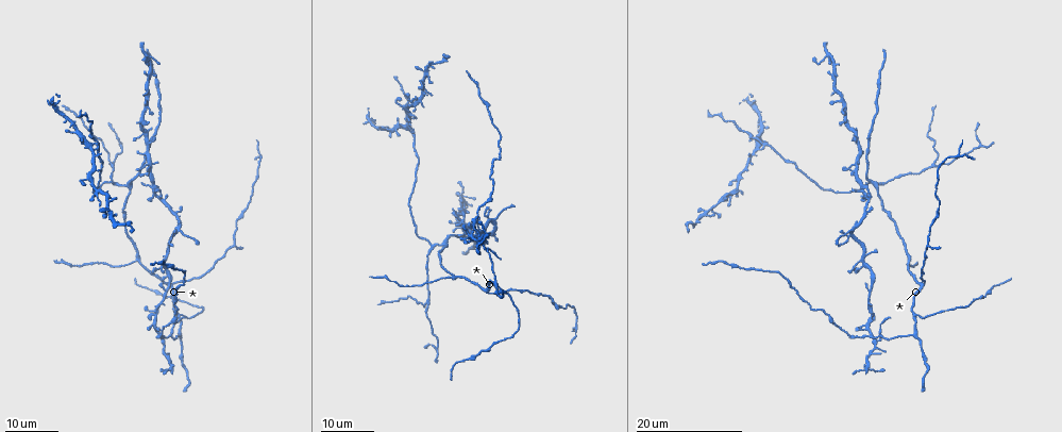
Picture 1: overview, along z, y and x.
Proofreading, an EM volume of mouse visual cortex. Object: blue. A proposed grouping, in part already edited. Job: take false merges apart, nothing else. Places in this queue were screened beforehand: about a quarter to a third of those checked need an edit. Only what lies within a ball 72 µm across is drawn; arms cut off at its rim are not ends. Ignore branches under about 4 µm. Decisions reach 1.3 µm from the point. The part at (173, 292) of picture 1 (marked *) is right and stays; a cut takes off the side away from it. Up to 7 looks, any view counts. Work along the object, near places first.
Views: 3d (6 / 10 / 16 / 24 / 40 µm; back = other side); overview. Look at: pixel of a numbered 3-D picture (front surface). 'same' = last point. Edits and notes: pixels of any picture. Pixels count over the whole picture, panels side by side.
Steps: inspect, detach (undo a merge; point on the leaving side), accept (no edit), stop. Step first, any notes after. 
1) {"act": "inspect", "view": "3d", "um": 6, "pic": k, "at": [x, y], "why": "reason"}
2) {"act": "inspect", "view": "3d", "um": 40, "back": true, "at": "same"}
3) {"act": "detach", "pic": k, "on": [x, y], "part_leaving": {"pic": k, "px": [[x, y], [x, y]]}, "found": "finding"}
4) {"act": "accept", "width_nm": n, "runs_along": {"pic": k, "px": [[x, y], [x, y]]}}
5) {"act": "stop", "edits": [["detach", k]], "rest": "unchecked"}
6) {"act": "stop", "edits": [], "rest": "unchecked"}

{"act": "inspect", "view": "3d", "um": 24, "pic": 1, "at": [870, 336], "why": "looks like a crossing"}

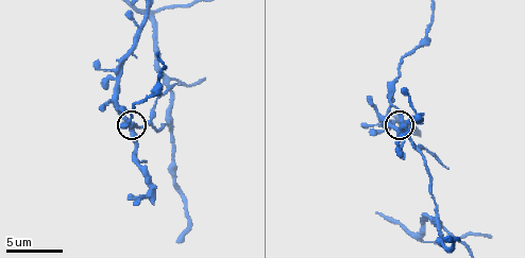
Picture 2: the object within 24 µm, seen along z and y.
{"act": "inspect", "view": "3d", "um": 10, "pic": 2, "at": [396, 128]}

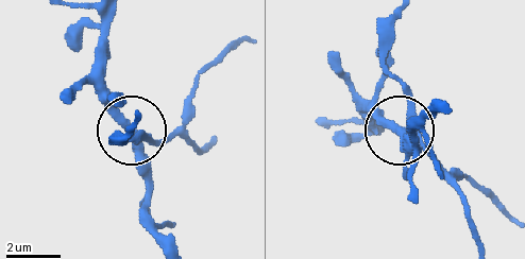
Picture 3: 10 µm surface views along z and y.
{"act": "accept", "width_nm": 320, "found": "continuous, no second cell"}

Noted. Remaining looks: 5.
{"act": "inspect", "view": "3d", "um": 16, "pic": 2, "at": [167, 81], "why": "three arms meet"}

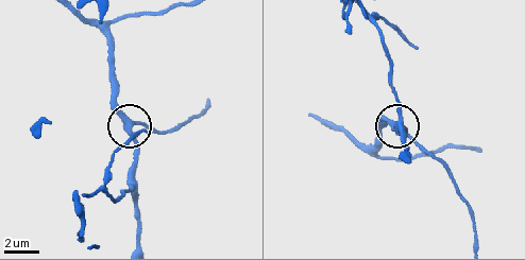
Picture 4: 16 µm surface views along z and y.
{"act": "accept", "arms": 3, "found": "all the same cell"}

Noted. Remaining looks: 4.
{"act": "inspect", "view": "3d", "um": 10, "pic": 2, "at": [416, 237]}

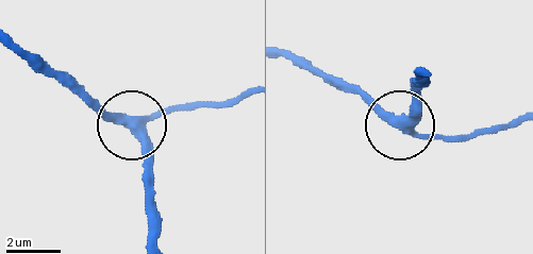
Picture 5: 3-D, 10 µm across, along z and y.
{"act": "inspect", "view": "3d", "um": 6, "pic": 5, "at": [399, 121], "why": "closer look"}

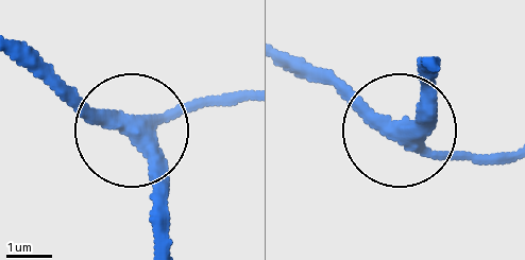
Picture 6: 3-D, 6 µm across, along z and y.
{"act": "accept", "arms": 3, "runs_along": {"pic": 6, "px": [[432, 82], [408, 135], [454, 158], [511, 158]]}, "found": "one cell here"}

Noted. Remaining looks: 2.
{"act": "inspect", "view": "3d", "um": 16, "pic": 1, "at": [763, 143]}

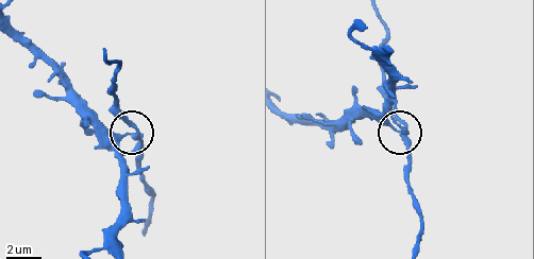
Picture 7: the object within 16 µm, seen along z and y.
{"act": "inspect", "view": "3d", "um": 6, "pic": 7, "at": [397, 131], "why": "zoom in"}

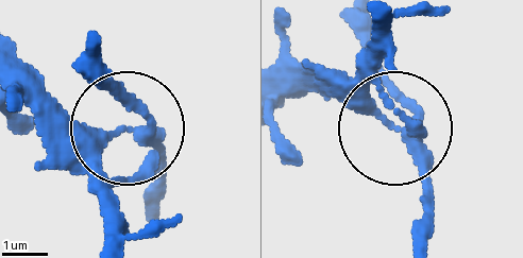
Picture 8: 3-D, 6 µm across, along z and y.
{"act": "accept", "side_arm_um": 15, "found": "continuous, no second cell"}

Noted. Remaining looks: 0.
{"act": "stop", "edits": [], "rest": "unchecked"}

